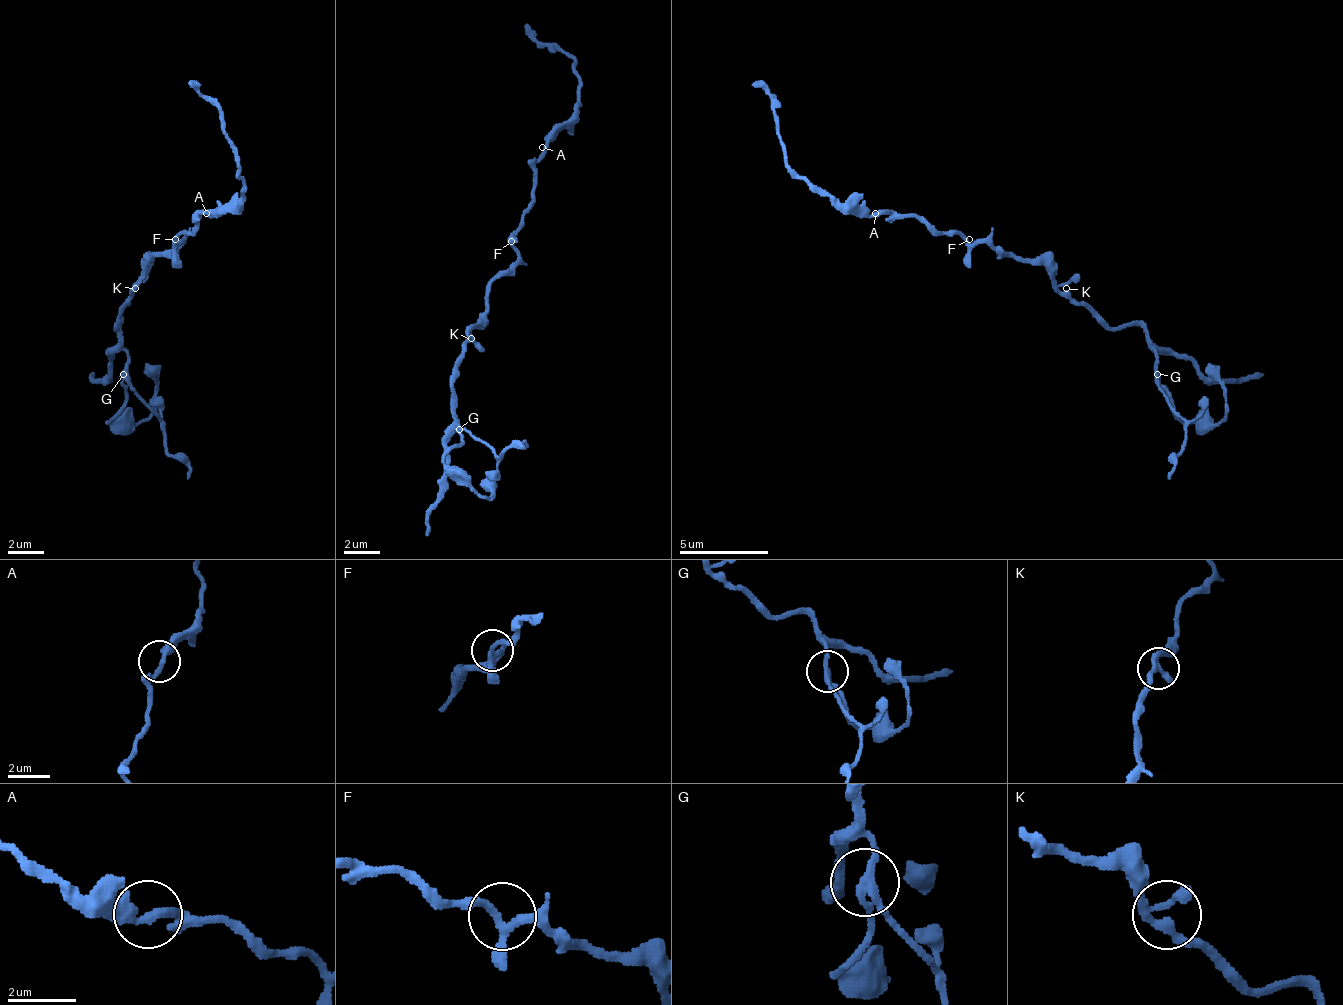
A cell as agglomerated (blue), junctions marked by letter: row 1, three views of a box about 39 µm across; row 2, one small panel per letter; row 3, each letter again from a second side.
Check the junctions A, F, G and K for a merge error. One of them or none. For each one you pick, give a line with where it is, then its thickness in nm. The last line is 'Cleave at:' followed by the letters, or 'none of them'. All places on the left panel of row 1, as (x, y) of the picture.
G: place (123, 374); calibre 200 nm
Cleave at: G

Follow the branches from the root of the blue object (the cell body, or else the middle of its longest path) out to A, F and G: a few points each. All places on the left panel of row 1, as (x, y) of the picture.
A: (153, 257), (166, 257), (180, 244), (175, 239), (193, 226), (202, 213), (206, 213)
F: (153, 257), (166, 257), (180, 244), (175, 239)
G: (153, 257), (149, 271), (126, 297), (117, 324), (117, 346), (126, 355), (122, 373)

